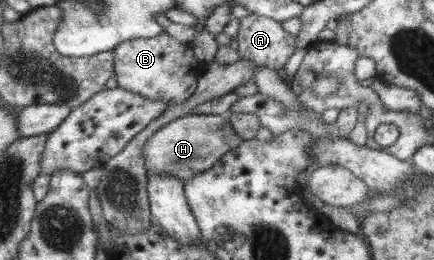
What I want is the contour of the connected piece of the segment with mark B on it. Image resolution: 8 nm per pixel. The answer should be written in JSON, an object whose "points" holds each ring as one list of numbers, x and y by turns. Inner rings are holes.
{"points":[[162,30,148,39,124,40,108,54,112,57,117,87,149,100,164,100,175,105,196,89,196,80,205,69,205,64,193,55,191,43,181,43]]}

